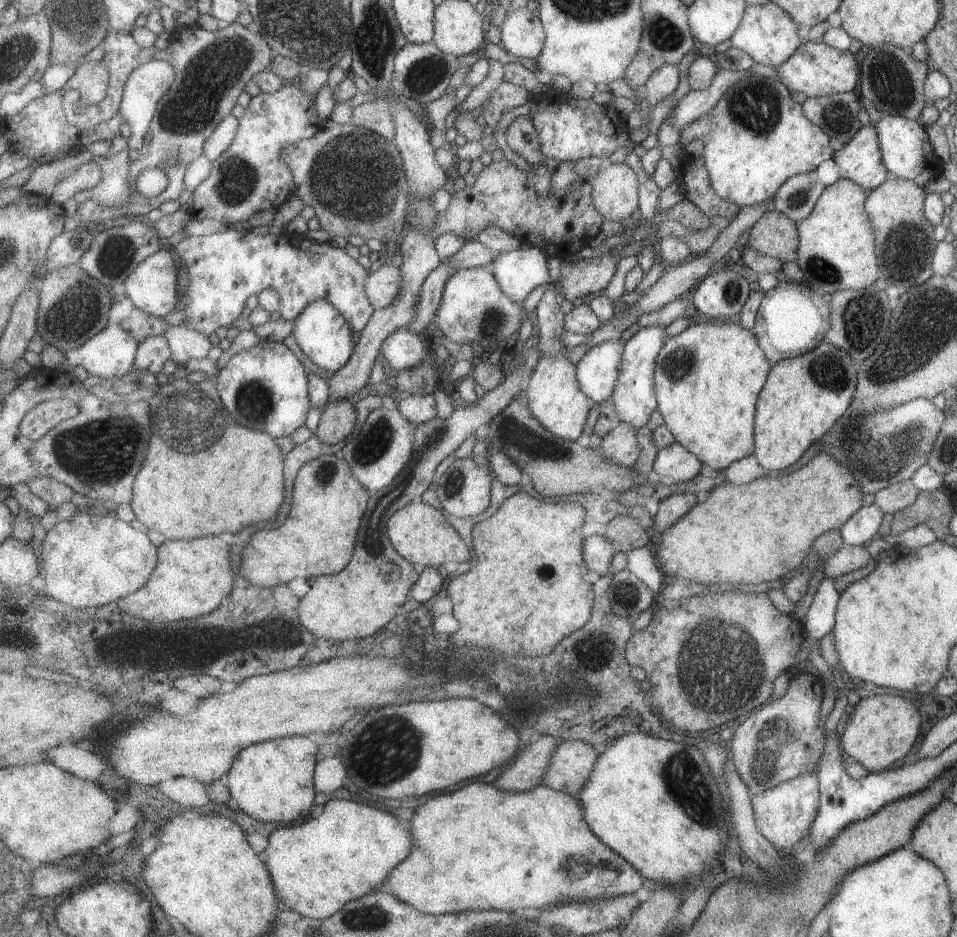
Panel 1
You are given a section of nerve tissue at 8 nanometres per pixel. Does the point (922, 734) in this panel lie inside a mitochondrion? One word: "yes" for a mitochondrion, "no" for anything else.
no

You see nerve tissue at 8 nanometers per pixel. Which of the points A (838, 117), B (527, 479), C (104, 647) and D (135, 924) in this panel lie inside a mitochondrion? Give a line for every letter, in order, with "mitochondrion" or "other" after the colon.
A: mitochondrion
B: other
C: other
D: other

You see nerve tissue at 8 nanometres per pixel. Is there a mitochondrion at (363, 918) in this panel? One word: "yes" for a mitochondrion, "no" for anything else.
yes

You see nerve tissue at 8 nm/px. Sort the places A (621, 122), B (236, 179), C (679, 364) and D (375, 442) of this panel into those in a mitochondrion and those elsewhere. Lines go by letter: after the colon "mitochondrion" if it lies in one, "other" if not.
A: other
B: mitochondrion
C: mitochondrion
D: mitochondrion

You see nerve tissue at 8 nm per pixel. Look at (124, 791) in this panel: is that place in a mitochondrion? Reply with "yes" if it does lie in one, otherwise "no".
no

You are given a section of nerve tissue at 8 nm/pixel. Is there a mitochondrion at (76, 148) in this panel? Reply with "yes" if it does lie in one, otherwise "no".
no

